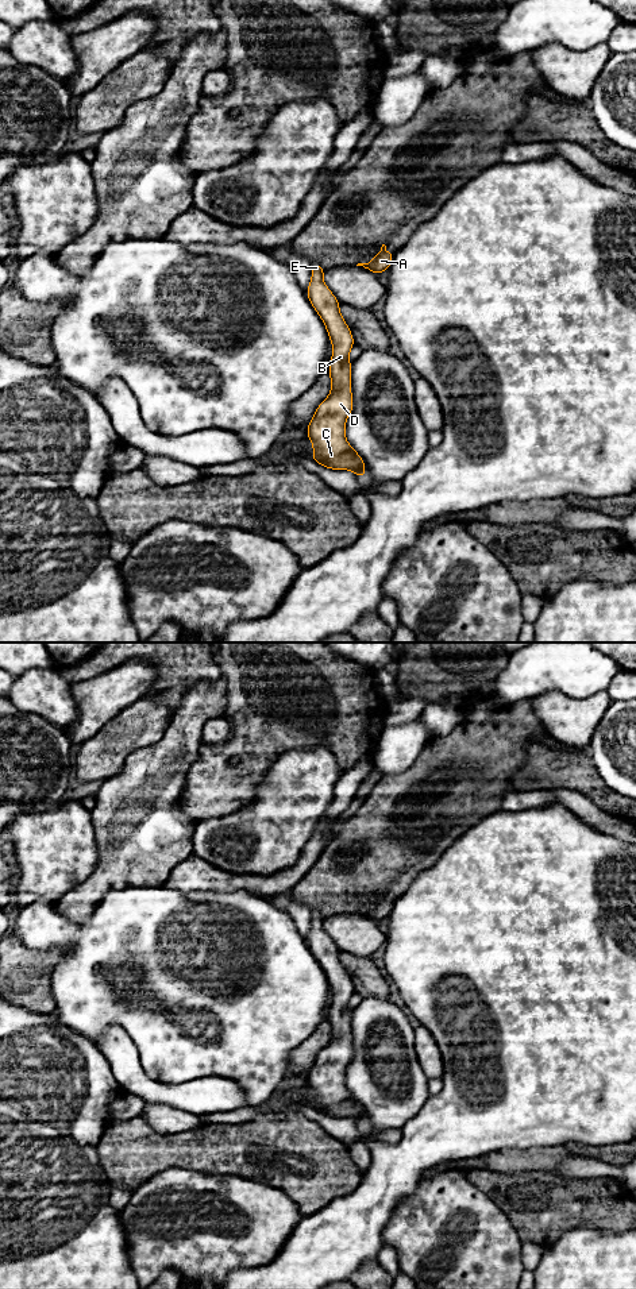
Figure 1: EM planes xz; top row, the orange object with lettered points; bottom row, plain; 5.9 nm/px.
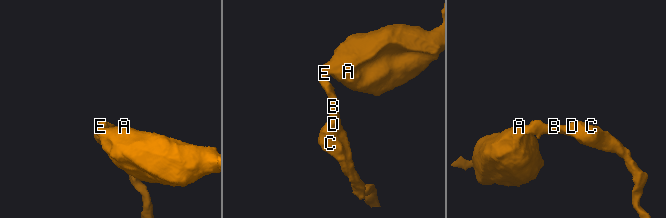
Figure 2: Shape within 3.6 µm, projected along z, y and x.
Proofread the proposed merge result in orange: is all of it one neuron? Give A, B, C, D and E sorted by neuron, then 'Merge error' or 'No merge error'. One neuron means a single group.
Groups: A B C D E. No merge error

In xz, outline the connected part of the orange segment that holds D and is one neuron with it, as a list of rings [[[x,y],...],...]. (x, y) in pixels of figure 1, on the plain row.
[[[320,911],[312,912],[312,926],[307,945],[321,965],[334,993],[328,1022],[331,1023],[331,1042],[317,1054],[307,1082],[315,1095],[311,1103],[316,1111],[331,1118],[351,1118],[361,1127],[366,1127],[365,1108],[347,1091],[344,1076],[352,1060],[351,1018],[348,1000],[355,993],[352,981],[344,970],[339,949],[323,929],[325,916]]]

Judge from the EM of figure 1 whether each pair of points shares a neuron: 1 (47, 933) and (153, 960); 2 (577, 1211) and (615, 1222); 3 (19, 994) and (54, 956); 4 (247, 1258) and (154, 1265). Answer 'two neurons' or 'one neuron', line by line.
1: one neuron
2: one neuron
3: one neuron
4: one neuron

